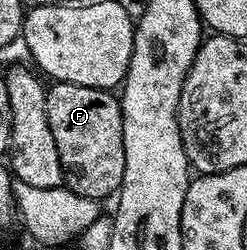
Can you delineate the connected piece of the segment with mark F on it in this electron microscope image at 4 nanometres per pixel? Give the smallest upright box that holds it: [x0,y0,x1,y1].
[46,81,126,200]

